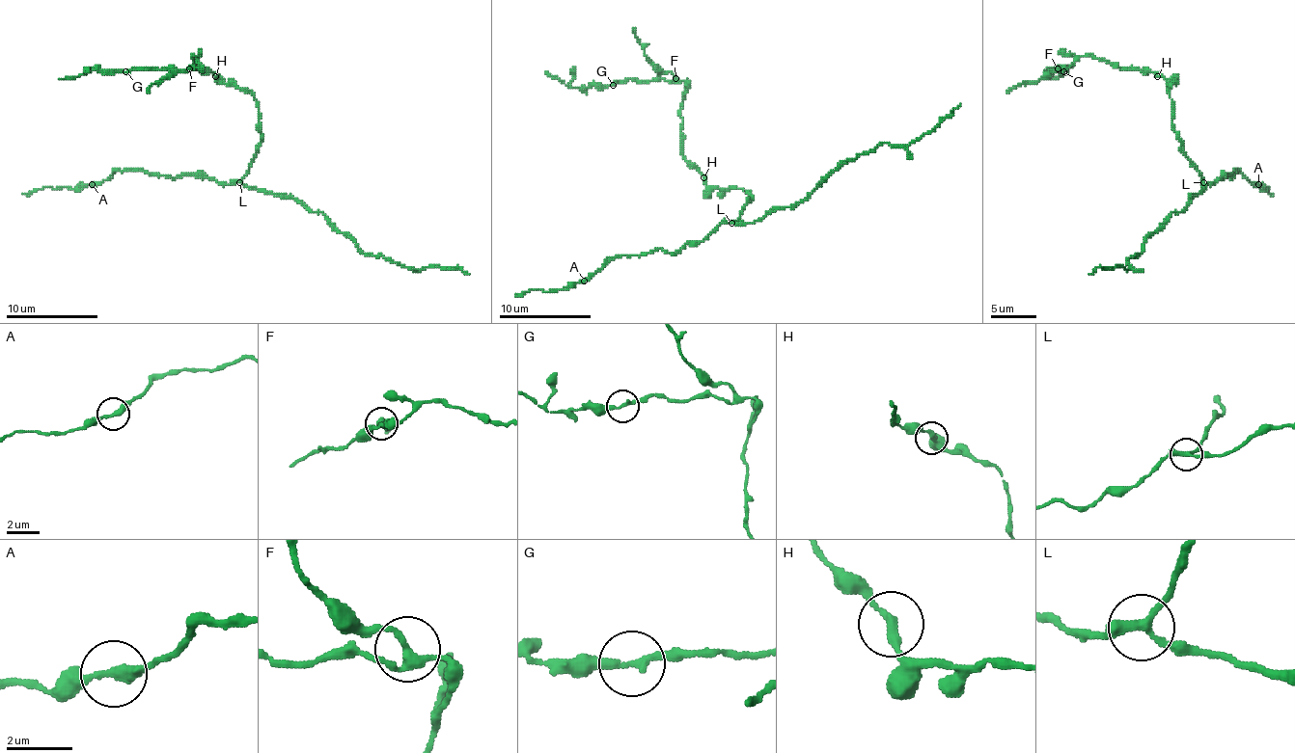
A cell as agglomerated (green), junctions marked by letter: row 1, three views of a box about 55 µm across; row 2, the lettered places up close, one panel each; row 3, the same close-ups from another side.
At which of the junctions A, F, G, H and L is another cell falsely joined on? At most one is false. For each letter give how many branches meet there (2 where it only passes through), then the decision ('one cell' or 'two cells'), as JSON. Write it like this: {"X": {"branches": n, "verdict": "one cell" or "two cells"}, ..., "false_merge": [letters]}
{"A": {"branches": 2, "verdict": "one cell"}, "F": {"branches": 3, "verdict": "two cells"}, "G": {"branches": 2, "verdict": "one cell"}, "H": {"branches": 2, "verdict": "one cell"}, "L": {"branches": 3, "verdict": "one cell"}, "false_merge": ["F"]}

